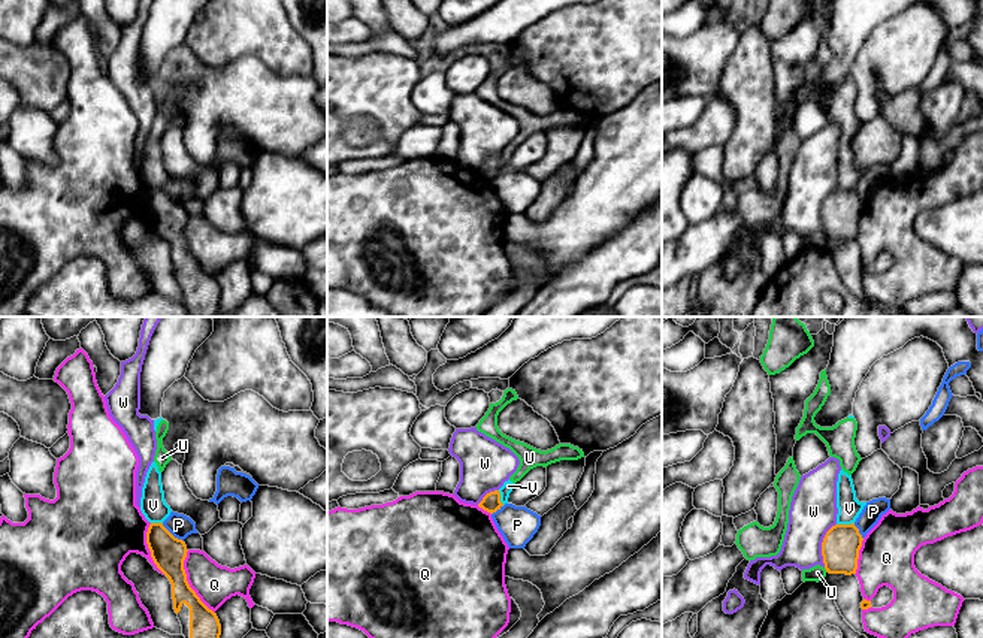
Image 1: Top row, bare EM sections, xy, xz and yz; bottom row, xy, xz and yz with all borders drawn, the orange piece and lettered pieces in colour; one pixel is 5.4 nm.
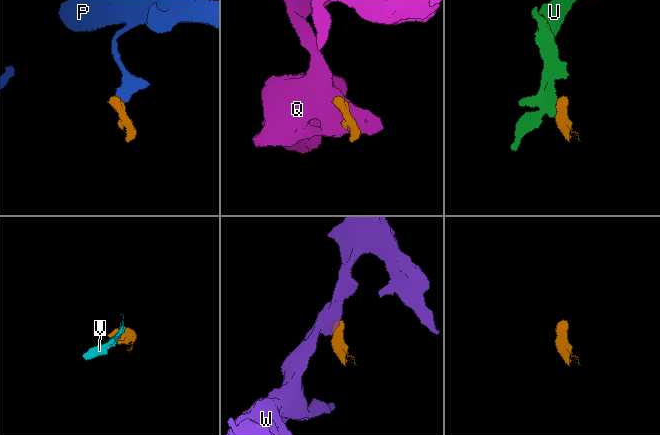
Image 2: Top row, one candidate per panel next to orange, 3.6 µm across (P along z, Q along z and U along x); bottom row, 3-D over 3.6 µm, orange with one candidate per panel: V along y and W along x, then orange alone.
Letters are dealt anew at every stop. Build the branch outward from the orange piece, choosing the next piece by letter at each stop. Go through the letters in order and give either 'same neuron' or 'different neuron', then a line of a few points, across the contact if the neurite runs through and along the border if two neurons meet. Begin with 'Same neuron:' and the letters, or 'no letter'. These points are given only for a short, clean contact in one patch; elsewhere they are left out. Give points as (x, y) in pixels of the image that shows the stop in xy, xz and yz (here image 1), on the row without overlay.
Same neuron: no letter
P: different neuron | xy (162, 189), (183, 206)
Q: different neuron
U: different neuron | yz (823, 233), (826, 236)
V: different neuron | yz (853, 187), (837, 190)
W: different neuron | yz (835, 189), (826, 197), (822, 208), (823, 232)

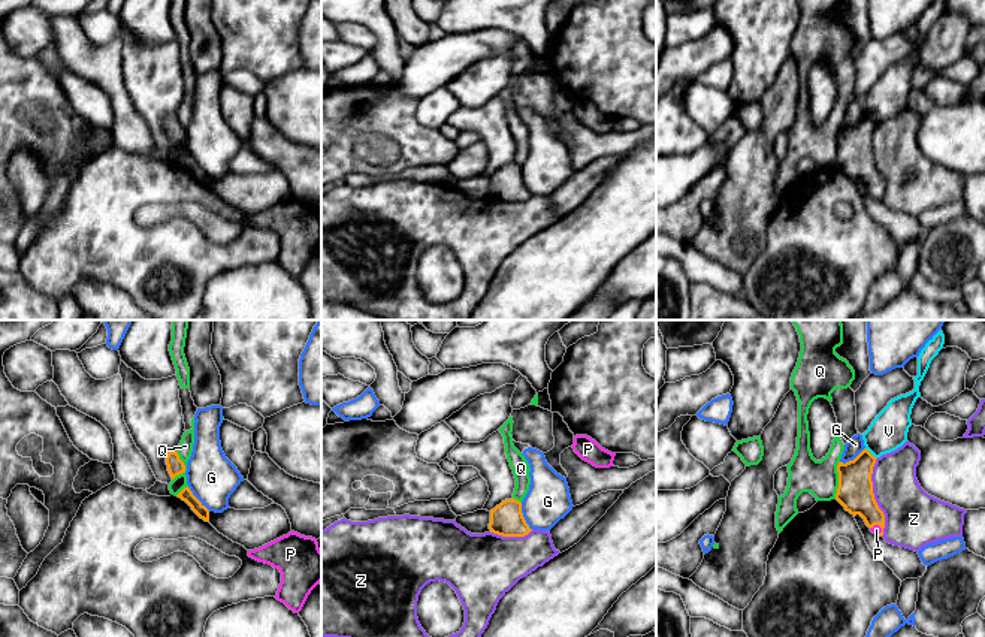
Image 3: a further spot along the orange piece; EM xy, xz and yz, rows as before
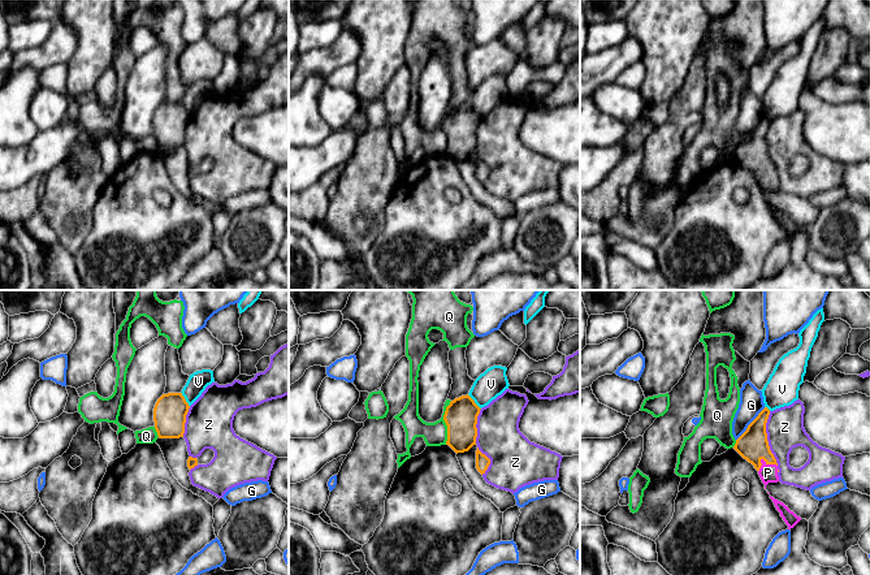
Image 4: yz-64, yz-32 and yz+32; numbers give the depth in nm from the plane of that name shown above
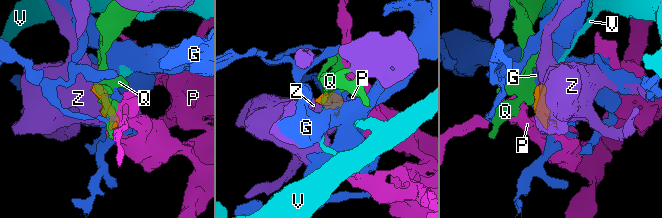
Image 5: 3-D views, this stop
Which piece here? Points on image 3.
Same neuron: P
G: different neuron
P: same neuron | yz (855, 159), (878, 189), (876, 195)
Q: different neuron | yz (839, 126), (837, 157), (834, 163)
V: different neuron | yz (866, 112), (876, 123)
Z: different neuron

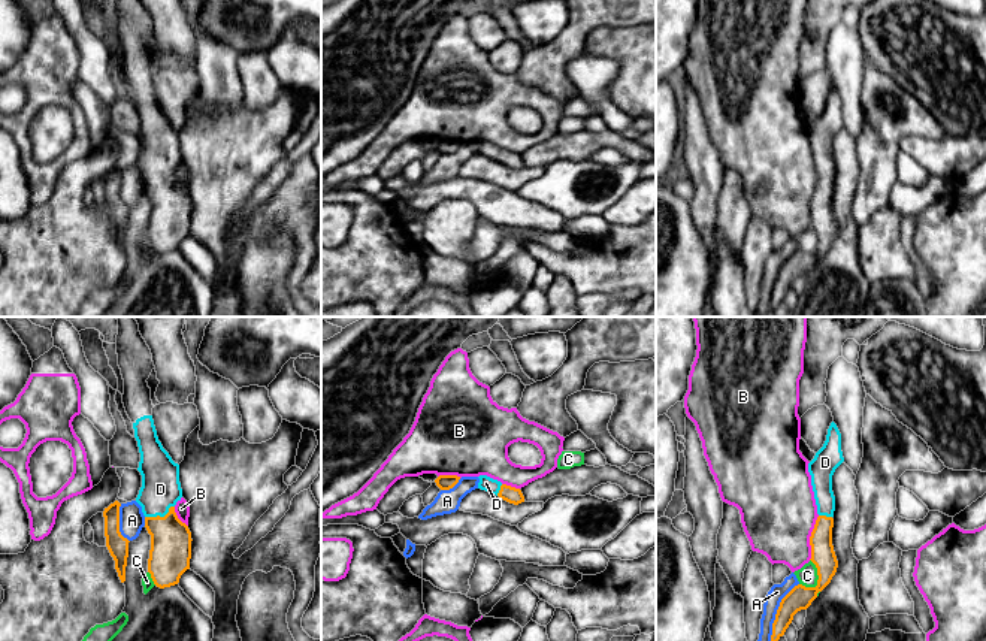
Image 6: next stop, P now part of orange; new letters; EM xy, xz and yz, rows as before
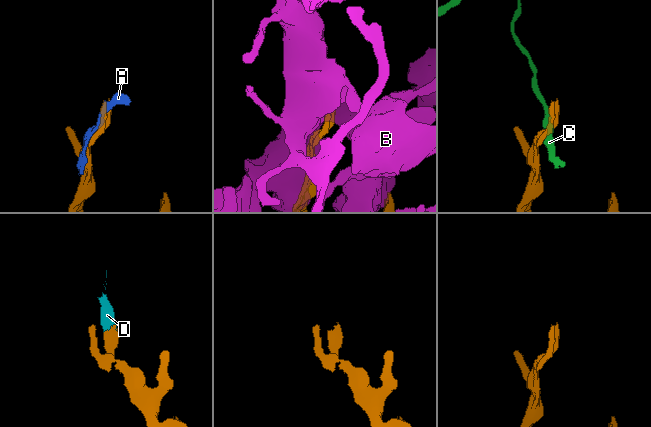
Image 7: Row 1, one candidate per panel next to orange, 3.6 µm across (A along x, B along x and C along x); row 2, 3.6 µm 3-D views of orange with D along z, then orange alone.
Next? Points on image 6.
Same neuron: D
A: different neuron
B: different neuron
C: different neuron | yz (810, 224), (816, 233), (817, 248), (805, 253)
D: same neuron | xy (171, 205), (159, 181), (160, 154)

